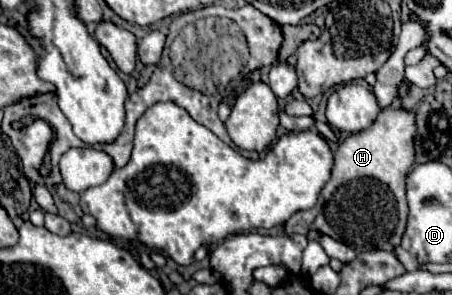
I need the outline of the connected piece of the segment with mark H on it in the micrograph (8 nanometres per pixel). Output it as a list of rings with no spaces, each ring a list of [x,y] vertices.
[[[394,103],[378,115],[370,129],[344,139],[334,153],[332,177],[324,185],[318,203],[312,209],[294,213],[284,223],[284,233],[306,235],[310,229],[318,229],[358,253],[366,251],[366,243],[368,247],[394,251],[408,219],[406,175],[414,163],[414,133],[414,115]]]

